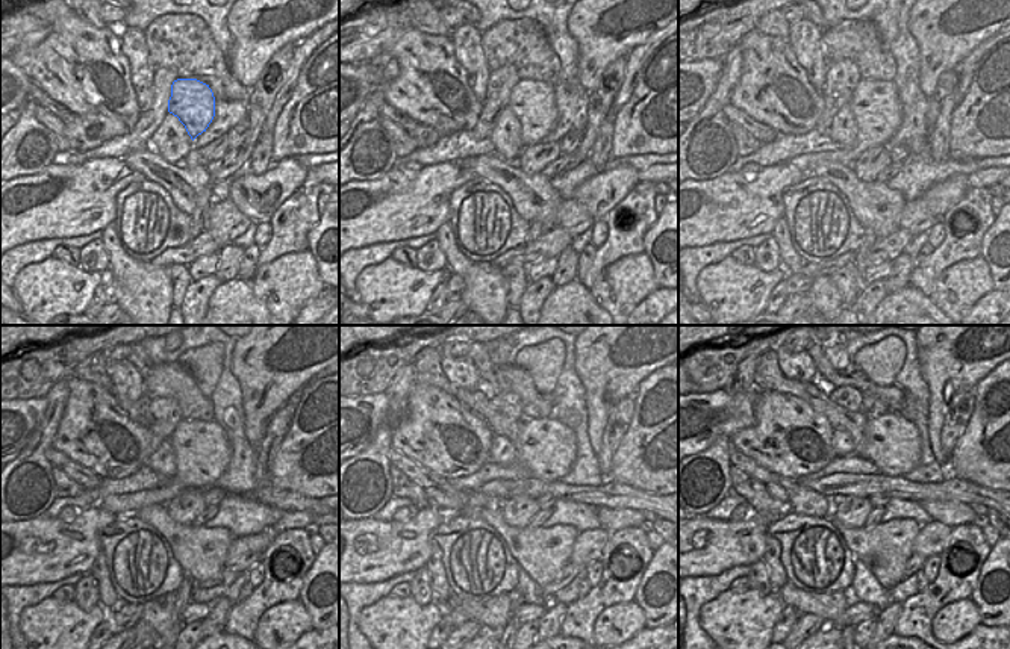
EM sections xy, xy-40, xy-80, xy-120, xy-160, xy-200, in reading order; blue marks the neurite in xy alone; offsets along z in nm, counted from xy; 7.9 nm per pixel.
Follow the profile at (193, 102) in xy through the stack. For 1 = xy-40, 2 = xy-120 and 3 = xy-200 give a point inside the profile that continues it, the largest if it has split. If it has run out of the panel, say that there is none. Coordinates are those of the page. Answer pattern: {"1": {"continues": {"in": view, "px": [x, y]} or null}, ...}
{"1": {"continues": {"in": "xy-40", "px": [532, 102]}}, "2": {"continues": {"in": "xy-120", "px": [202, 451]}}, "3": {"continues": {"in": "xy-200", "px": [892, 442]}}}

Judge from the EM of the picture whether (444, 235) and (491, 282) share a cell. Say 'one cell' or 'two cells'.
one cell

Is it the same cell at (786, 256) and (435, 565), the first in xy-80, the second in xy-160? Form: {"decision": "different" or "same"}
{"decision": "same"}

